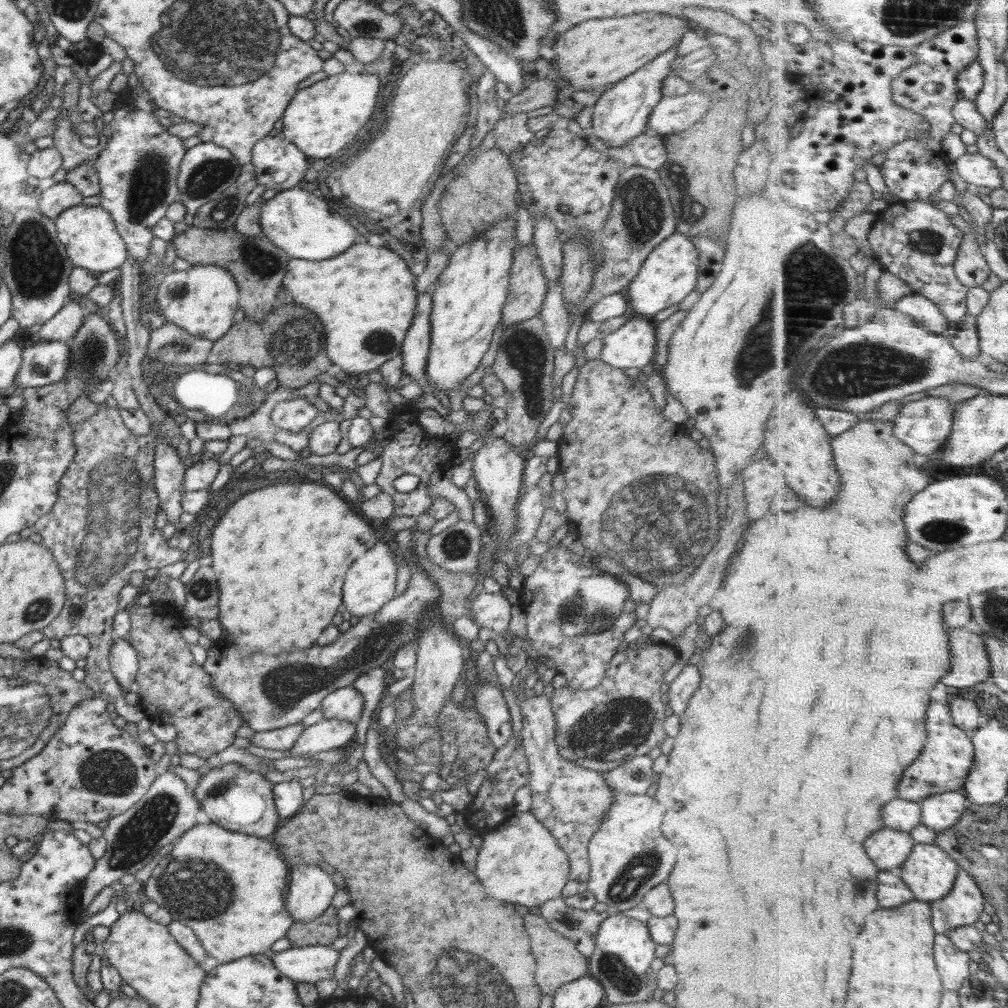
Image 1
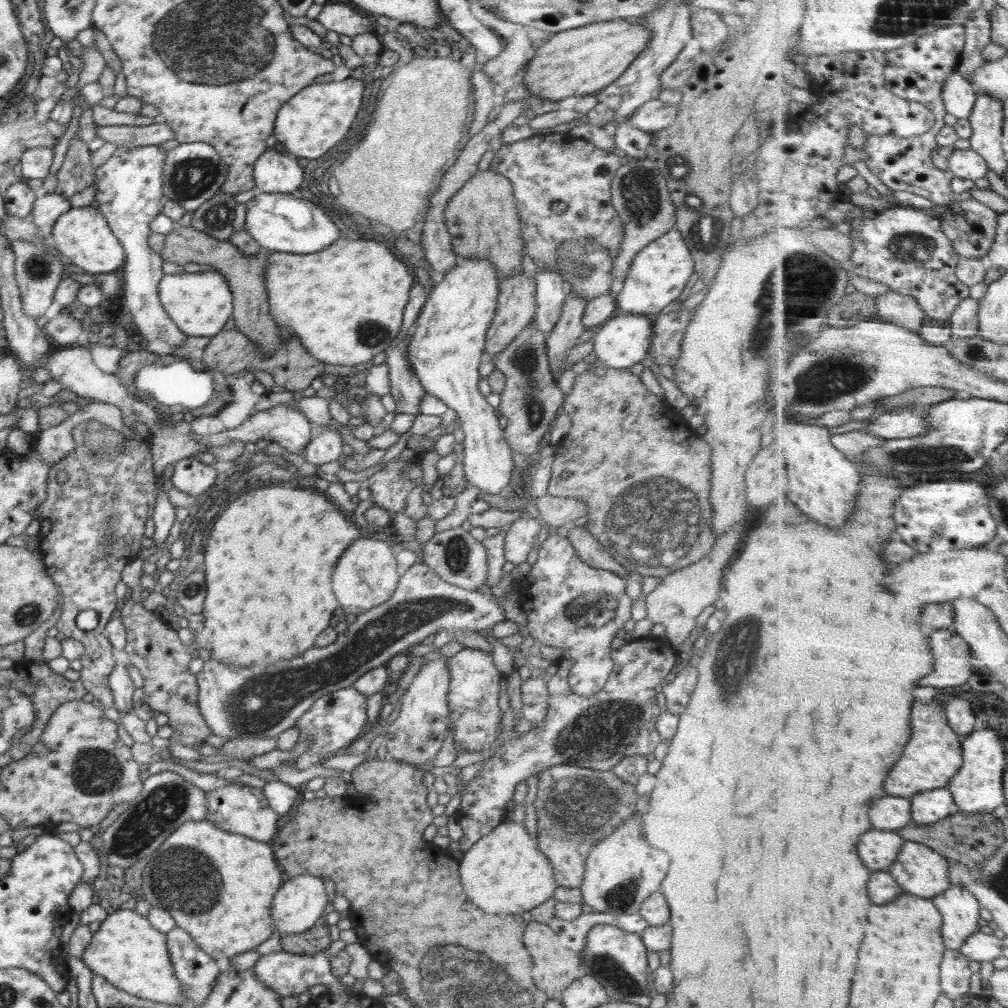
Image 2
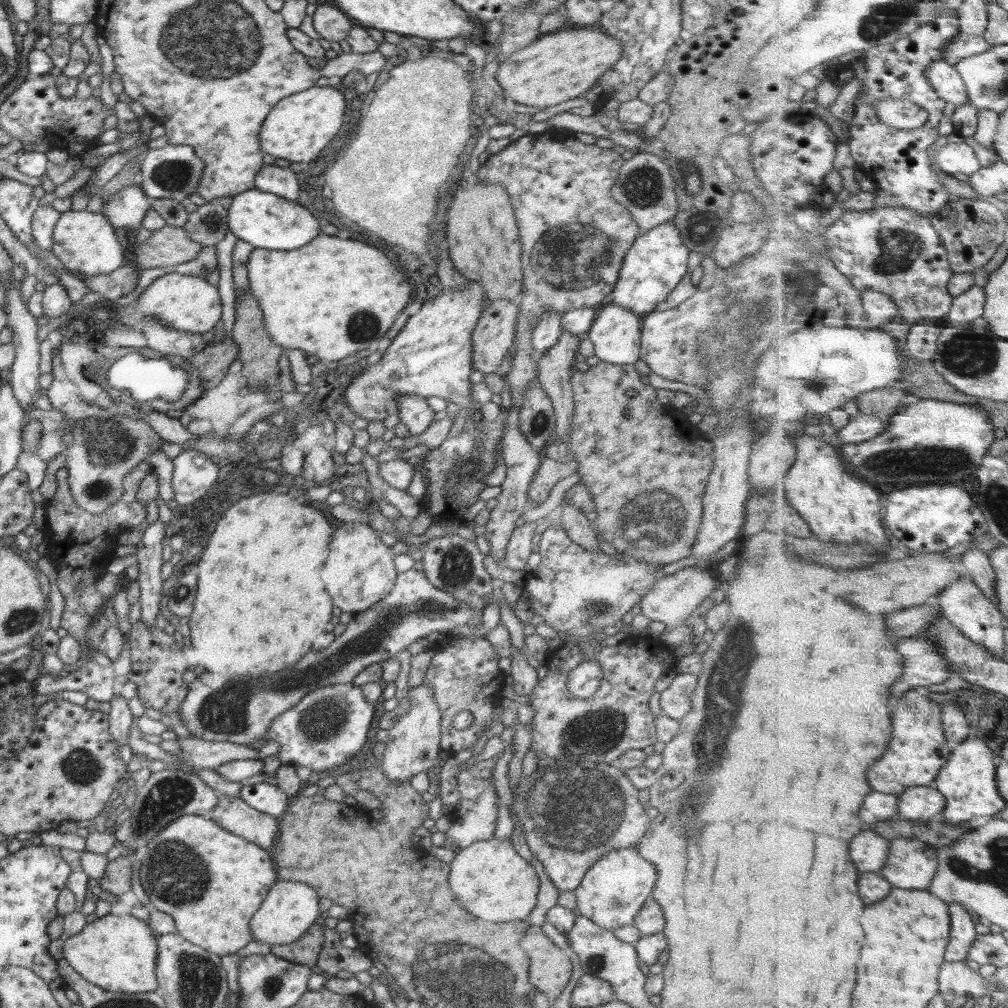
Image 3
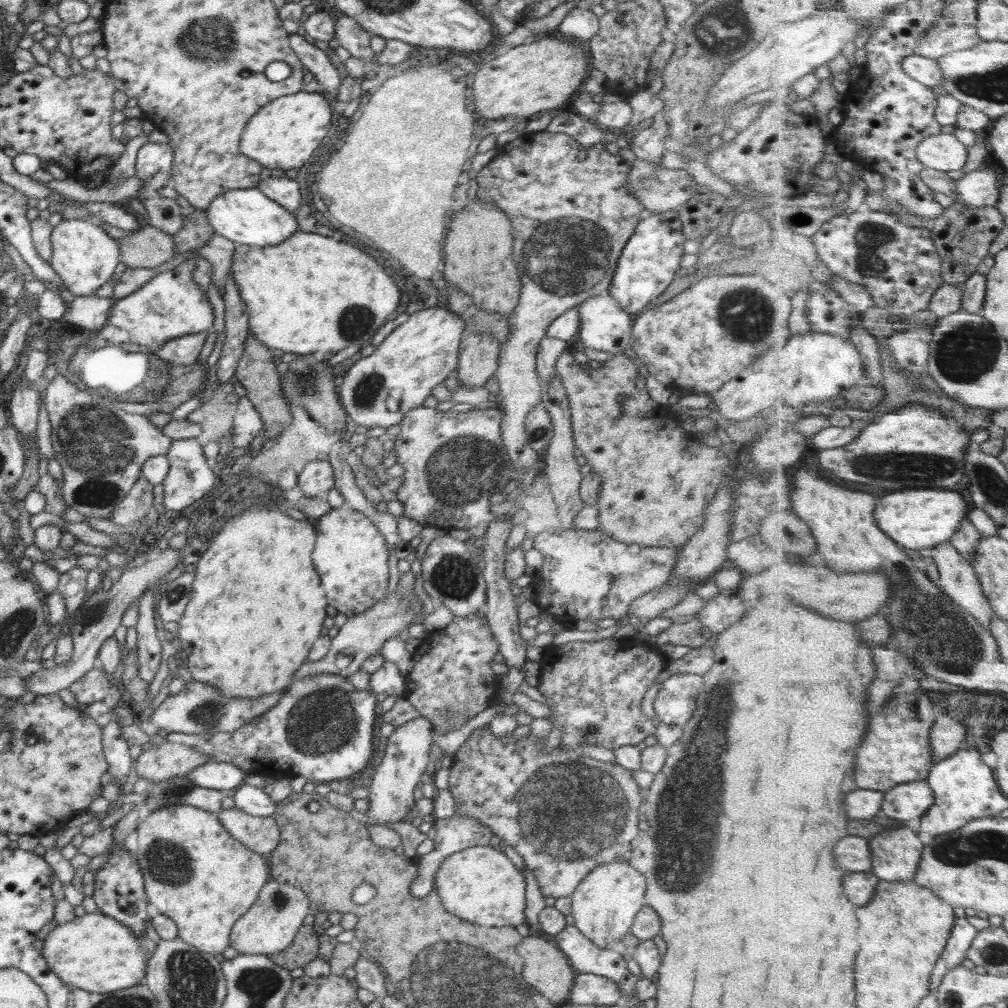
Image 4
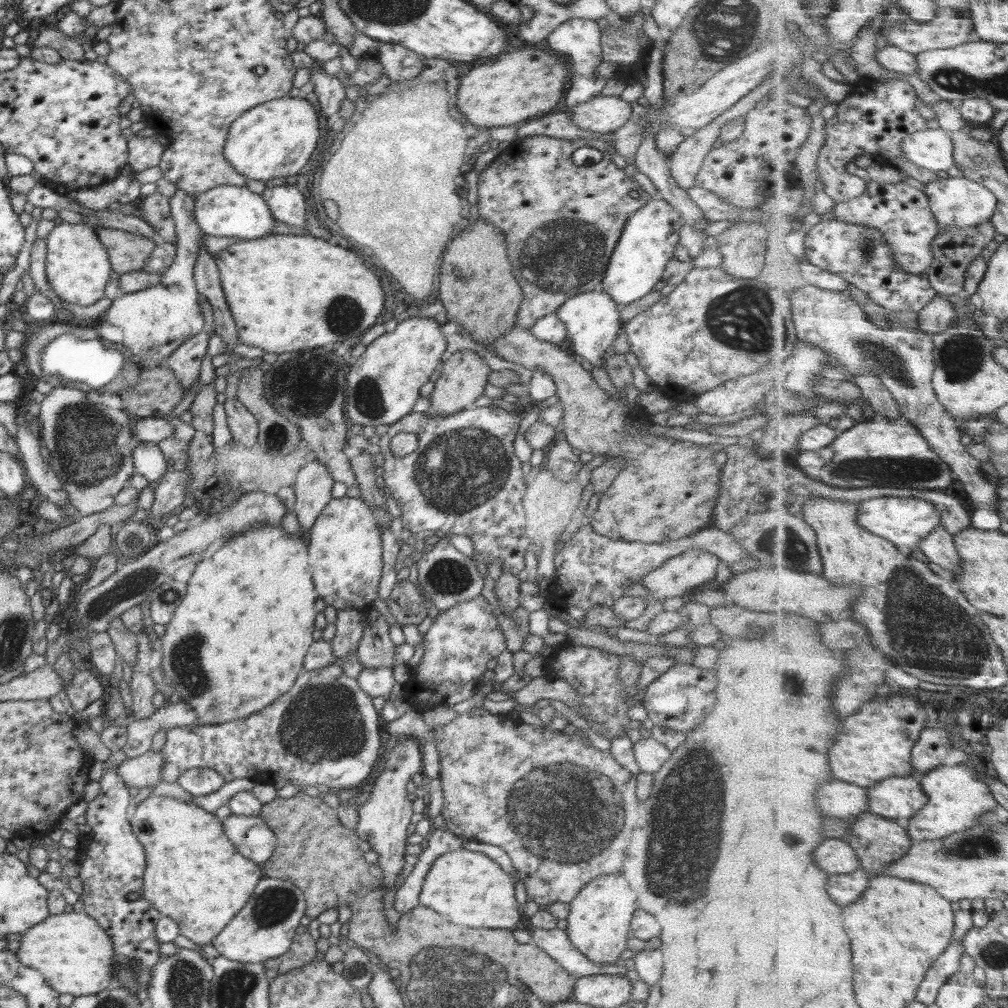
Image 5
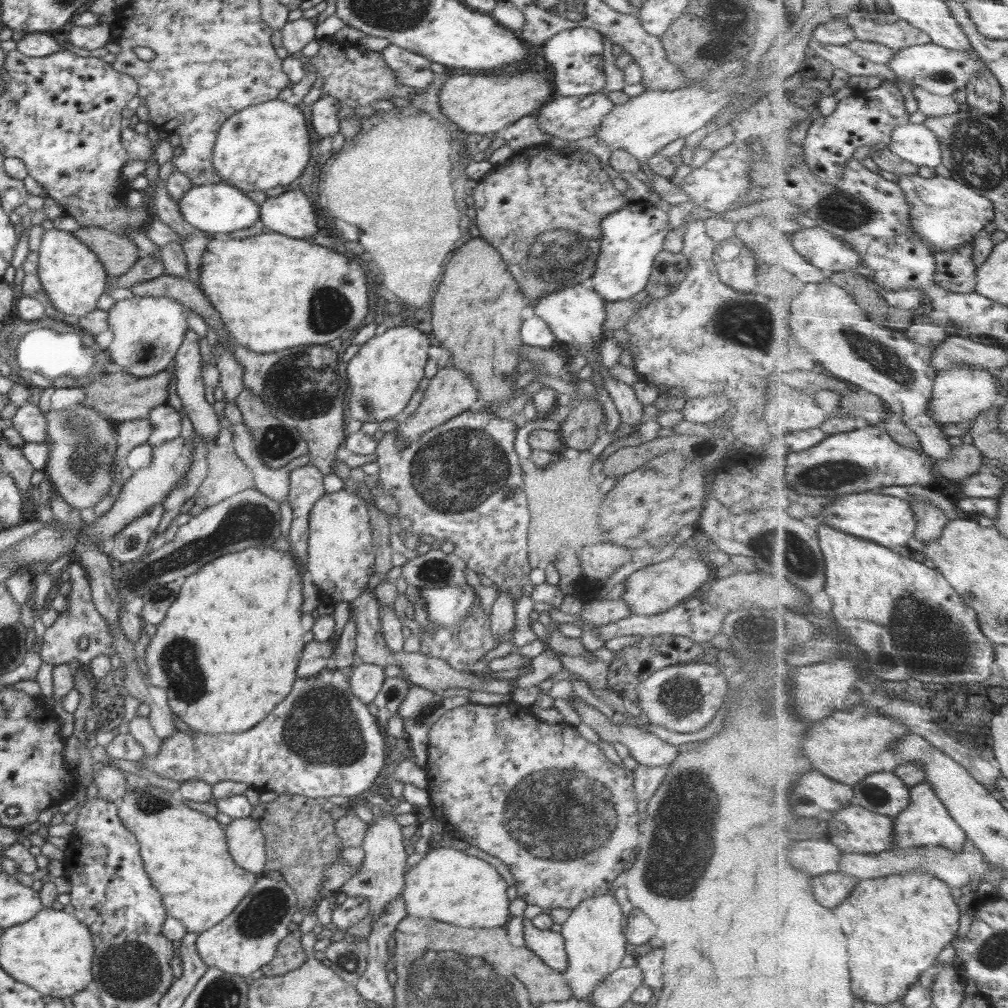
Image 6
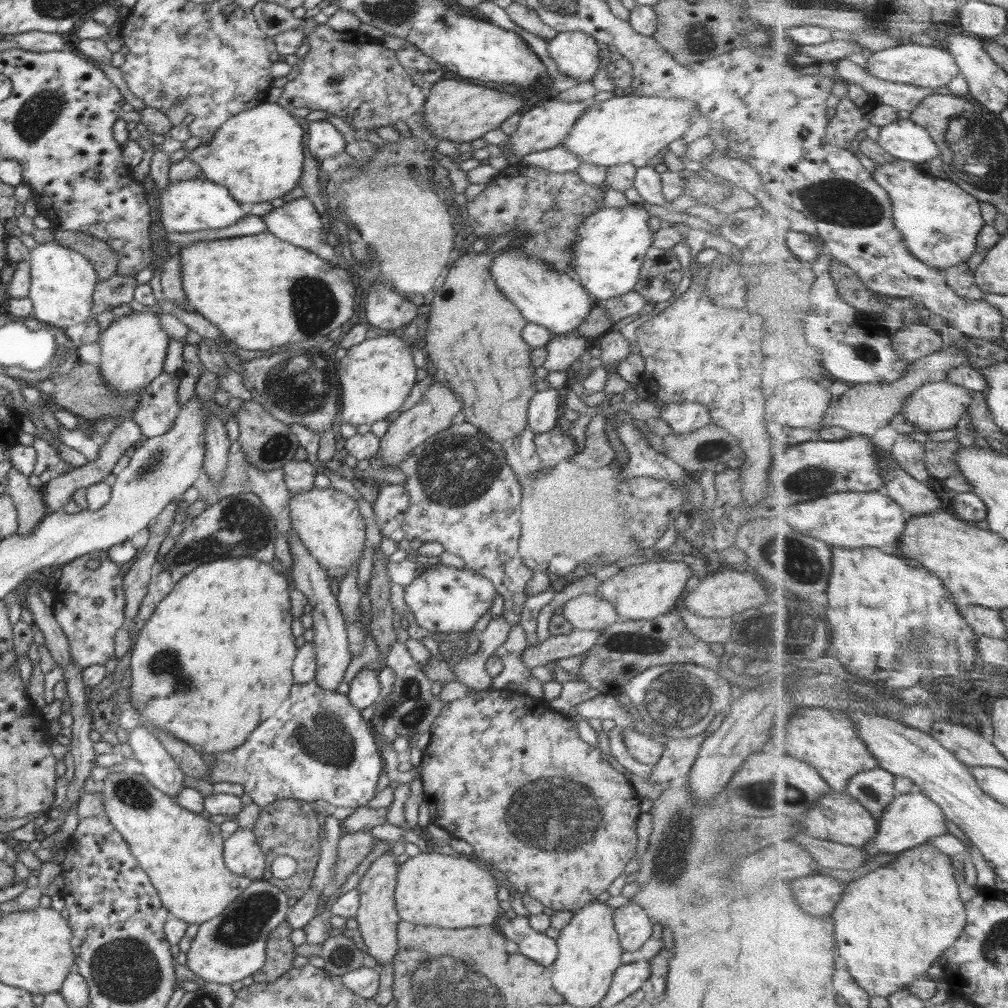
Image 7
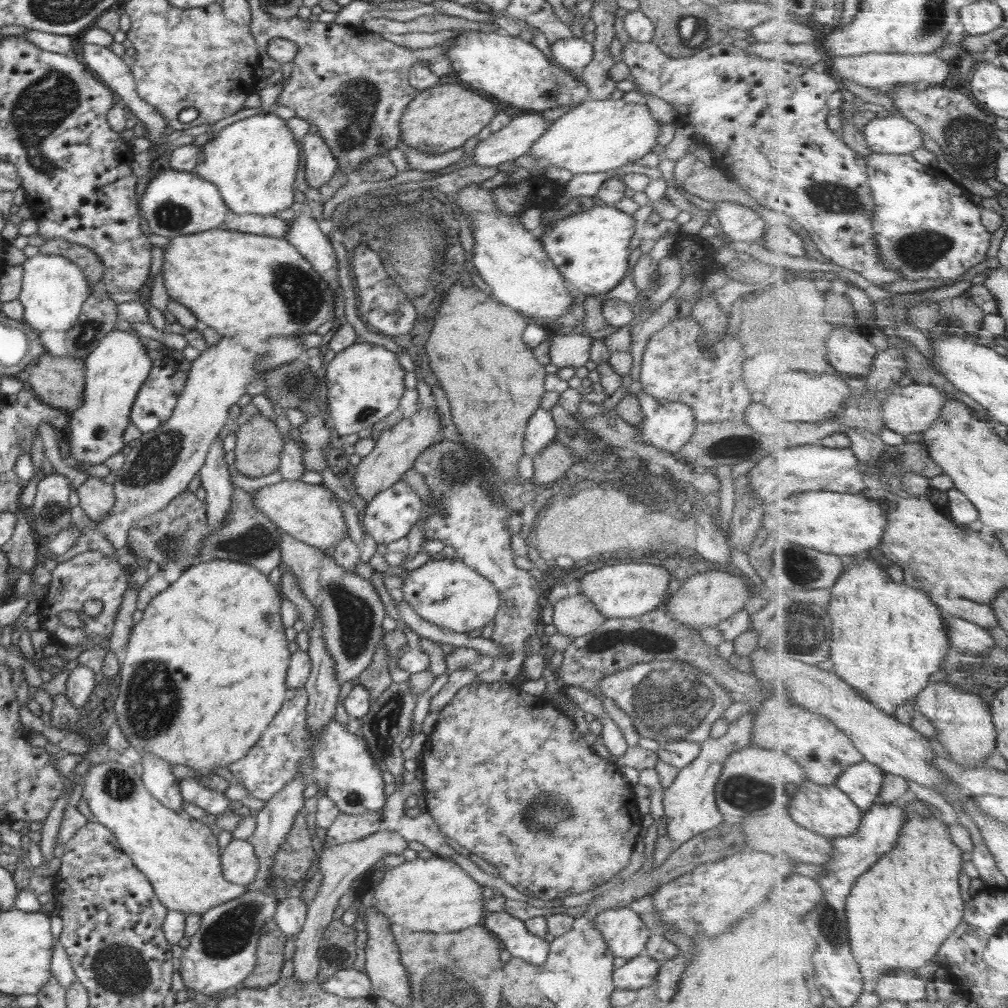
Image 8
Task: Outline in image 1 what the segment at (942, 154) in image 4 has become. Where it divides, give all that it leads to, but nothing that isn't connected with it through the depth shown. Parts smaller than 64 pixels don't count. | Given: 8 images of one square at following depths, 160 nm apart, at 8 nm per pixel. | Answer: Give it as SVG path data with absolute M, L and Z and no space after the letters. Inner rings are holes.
M968 153L954 162L958 173L972 186L988 186L992 190L1004 188L1004 172L991 158L978 153Z

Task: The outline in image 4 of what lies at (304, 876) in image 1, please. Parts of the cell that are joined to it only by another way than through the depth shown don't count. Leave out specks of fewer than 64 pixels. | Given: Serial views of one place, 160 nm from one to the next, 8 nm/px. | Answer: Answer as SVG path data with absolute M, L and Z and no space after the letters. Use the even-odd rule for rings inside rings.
M274 880L260 889L258 898L234 924L229 936L229 946L235 948L239 955L264 954L271 955L284 950L303 926L304 918L313 912L307 893L288 883Z

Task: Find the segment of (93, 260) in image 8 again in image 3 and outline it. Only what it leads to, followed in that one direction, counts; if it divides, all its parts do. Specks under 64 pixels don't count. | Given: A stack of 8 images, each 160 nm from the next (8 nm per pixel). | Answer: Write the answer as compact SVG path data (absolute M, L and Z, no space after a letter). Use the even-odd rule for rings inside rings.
M165 225L164 228L155 229L154 234L144 242L144 244L132 244L131 249L136 255L136 260L133 265L139 272L146 270L146 268L172 268L175 264L182 264L192 260L198 253L204 250L202 245L190 240L188 233L182 227L174 227Z

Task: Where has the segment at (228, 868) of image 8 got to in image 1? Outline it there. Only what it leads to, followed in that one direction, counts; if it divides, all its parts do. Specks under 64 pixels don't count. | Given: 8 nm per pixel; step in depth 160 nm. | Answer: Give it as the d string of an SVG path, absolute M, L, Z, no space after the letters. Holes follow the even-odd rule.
M224 763L201 776L192 796L210 817L210 822L240 834L264 838L274 834L278 818L272 785L262 773L247 771L236 763Z

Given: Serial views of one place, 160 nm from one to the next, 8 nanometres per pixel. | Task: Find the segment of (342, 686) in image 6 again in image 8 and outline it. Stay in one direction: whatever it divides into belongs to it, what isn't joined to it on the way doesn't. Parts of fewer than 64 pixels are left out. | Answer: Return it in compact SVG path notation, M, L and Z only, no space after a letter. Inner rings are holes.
M288 688L280 712L258 742L238 762L228 765L226 775L230 783L241 783L250 798L270 801L296 775L302 775L307 787L315 784L328 800L335 802L340 812L361 816L380 812L386 804L385 783L375 758L368 752L366 741L349 733L348 726L332 719L321 734L311 734L306 727L308 694L304 688Z

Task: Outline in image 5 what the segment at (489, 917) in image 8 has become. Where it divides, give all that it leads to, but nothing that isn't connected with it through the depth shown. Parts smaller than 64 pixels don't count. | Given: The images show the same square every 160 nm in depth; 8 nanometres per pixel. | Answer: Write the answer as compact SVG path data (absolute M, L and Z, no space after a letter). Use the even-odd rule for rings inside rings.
M534 928L530 942L551 956L570 974L578 973L580 976L588 976L593 974L625 975L626 973L626 967L618 966L616 963L601 962L598 964L589 960L574 948L566 930L560 930L560 928L552 930Z

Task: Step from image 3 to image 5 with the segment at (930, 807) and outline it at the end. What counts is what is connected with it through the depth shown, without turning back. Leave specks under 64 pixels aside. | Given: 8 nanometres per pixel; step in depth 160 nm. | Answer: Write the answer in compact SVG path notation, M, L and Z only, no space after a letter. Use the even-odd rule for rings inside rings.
M912 775L886 778L869 790L871 812L891 819L911 819L930 802L921 778Z

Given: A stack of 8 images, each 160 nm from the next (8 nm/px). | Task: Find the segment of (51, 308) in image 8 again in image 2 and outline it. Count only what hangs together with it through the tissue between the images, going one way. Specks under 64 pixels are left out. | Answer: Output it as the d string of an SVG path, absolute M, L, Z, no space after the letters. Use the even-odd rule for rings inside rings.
M84 206L83 208L71 208L64 212L54 224L50 237L50 244L58 253L69 259L69 263L83 268L85 272L92 274L114 273L117 268L123 266L125 251L112 234L108 222L104 219L100 210Z

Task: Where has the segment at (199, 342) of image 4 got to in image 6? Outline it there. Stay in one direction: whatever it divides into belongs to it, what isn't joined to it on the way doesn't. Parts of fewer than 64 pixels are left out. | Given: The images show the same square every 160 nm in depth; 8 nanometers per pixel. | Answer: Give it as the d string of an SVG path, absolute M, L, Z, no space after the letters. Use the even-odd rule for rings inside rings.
M192 329L186 330L184 340L172 360L172 364L176 367L176 394L178 394L180 402L182 402L184 412L188 414L188 418L190 418L190 422L193 424L195 434L199 434L206 443L214 443L221 431L221 426L217 417L218 414L216 414L213 406L205 399L204 391L206 386L200 374L202 356L200 355L200 347L198 347L199 340L200 337Z

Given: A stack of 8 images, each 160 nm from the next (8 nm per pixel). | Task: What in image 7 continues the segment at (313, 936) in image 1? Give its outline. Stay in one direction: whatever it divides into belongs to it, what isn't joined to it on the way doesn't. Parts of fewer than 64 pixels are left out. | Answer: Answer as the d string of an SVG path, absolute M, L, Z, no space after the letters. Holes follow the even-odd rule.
M284 920L267 938L266 960L264 966L252 975L255 982L274 982L287 970L293 968L292 961L296 954L296 946L290 940L289 935L293 929Z

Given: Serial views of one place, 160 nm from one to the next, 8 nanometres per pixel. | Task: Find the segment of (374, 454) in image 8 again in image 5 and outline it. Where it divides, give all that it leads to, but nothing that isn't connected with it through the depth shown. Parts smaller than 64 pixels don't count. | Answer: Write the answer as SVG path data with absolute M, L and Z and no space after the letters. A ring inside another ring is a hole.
M464 349L448 354L443 360L443 369L440 378L435 382L434 390L429 397L431 408L428 415L444 416L454 414L460 410L471 408L474 402L485 394L485 386L488 384L488 375L492 371L488 365L482 362L474 351Z

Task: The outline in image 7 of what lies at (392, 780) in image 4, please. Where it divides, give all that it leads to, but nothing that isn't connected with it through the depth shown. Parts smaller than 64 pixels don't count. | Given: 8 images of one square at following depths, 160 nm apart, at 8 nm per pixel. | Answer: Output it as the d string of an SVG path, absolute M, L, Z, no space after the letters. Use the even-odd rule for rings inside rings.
M382 854L378 857L368 871L360 878L357 884L359 890L359 909L355 919L358 922L360 936L363 938L366 950L380 965L393 962L398 952L397 925L399 920L396 910L394 891L396 888L397 870L402 858Z

